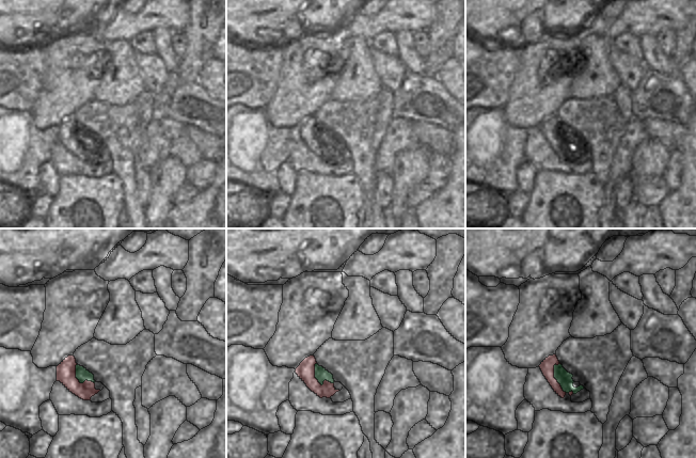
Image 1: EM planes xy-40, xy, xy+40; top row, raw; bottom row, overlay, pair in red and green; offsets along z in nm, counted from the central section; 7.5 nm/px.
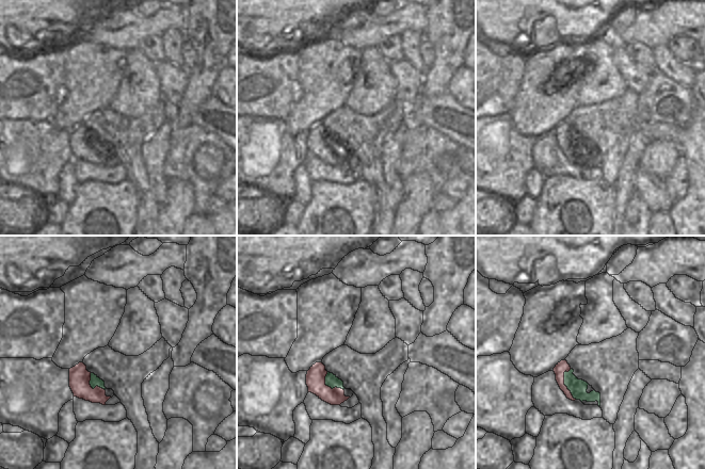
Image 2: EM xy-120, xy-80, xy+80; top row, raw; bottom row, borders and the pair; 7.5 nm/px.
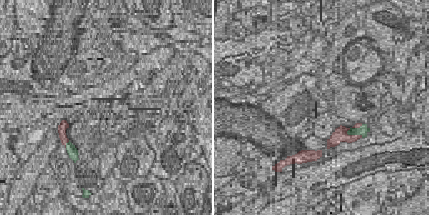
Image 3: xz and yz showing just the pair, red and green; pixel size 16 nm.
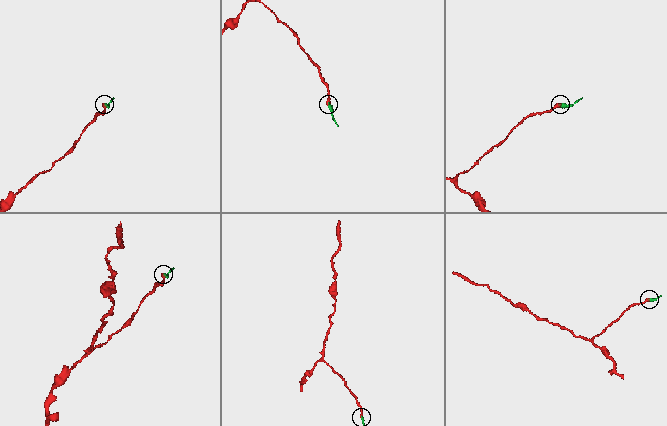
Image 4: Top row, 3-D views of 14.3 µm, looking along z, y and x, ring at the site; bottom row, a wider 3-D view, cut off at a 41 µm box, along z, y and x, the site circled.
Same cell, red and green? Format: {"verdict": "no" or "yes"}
{"verdict": "yes"}

